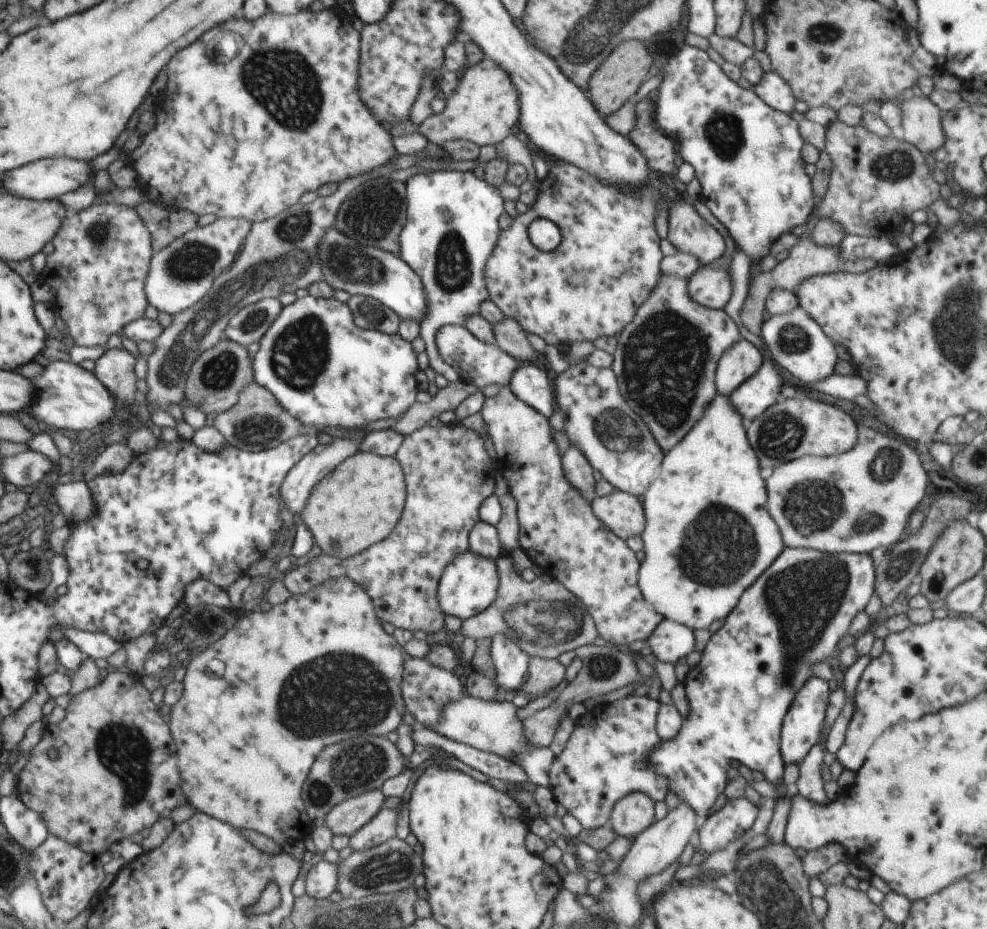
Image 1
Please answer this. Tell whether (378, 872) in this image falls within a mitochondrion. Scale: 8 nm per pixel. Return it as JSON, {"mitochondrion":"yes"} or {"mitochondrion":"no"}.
{"mitochondrion":"yes"}

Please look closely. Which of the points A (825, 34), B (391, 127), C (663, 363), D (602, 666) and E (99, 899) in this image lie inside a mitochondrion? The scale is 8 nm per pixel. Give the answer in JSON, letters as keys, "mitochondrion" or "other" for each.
{"A":"mitochondrion","B":"other","C":"mitochondrion","D":"mitochondrion","E":"other"}

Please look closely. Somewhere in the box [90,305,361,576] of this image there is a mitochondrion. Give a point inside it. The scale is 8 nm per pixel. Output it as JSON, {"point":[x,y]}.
{"point":[299,355]}

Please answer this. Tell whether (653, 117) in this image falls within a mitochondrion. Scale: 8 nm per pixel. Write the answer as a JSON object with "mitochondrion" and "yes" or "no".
{"mitochondrion":"no"}

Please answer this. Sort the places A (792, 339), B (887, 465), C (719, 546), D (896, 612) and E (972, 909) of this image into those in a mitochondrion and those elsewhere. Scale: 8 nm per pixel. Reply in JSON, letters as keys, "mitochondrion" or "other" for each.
{"A":"mitochondrion","B":"mitochondrion","C":"mitochondrion","D":"other","E":"other"}

